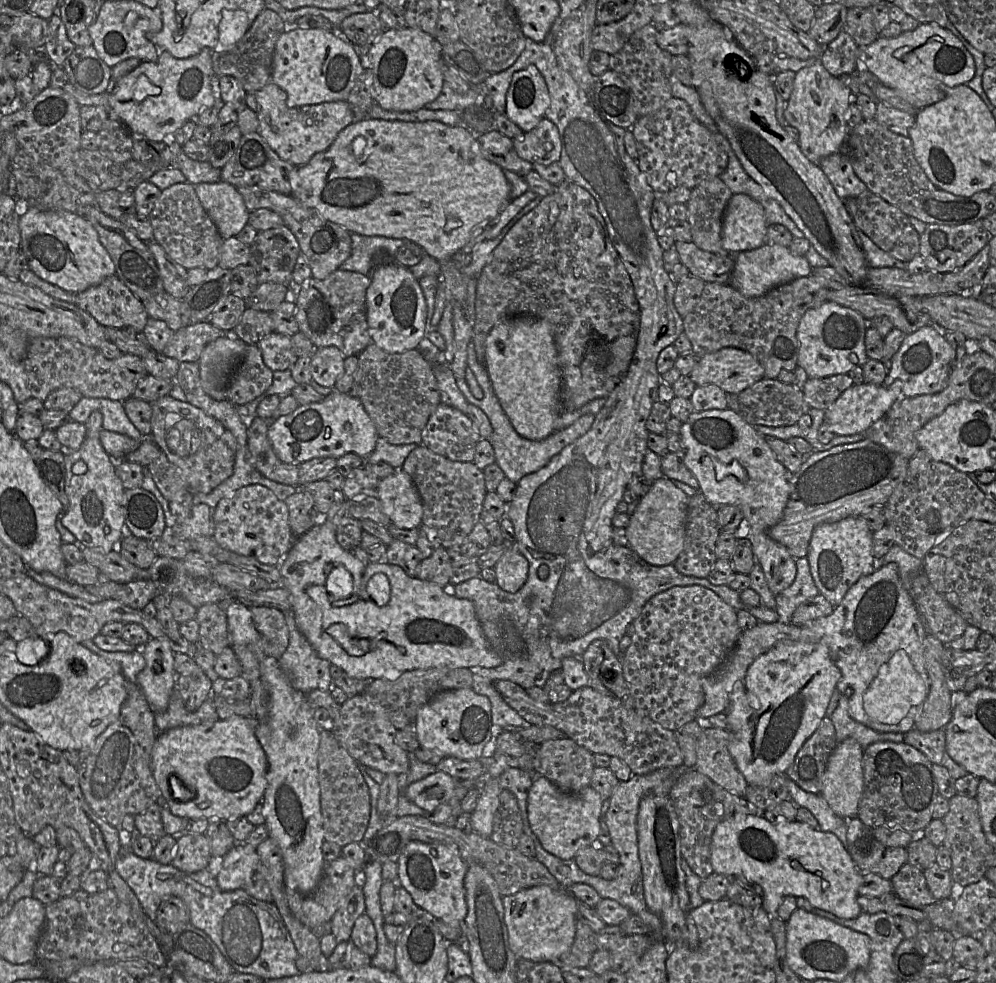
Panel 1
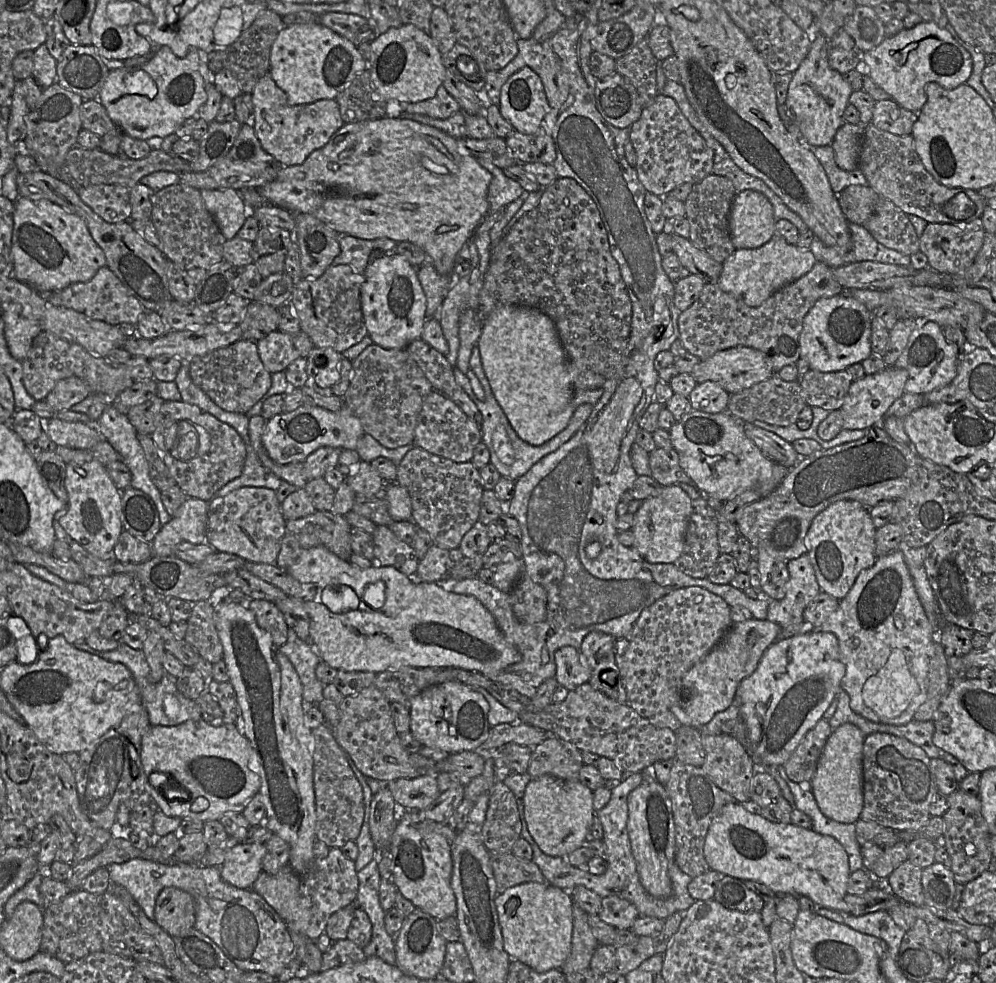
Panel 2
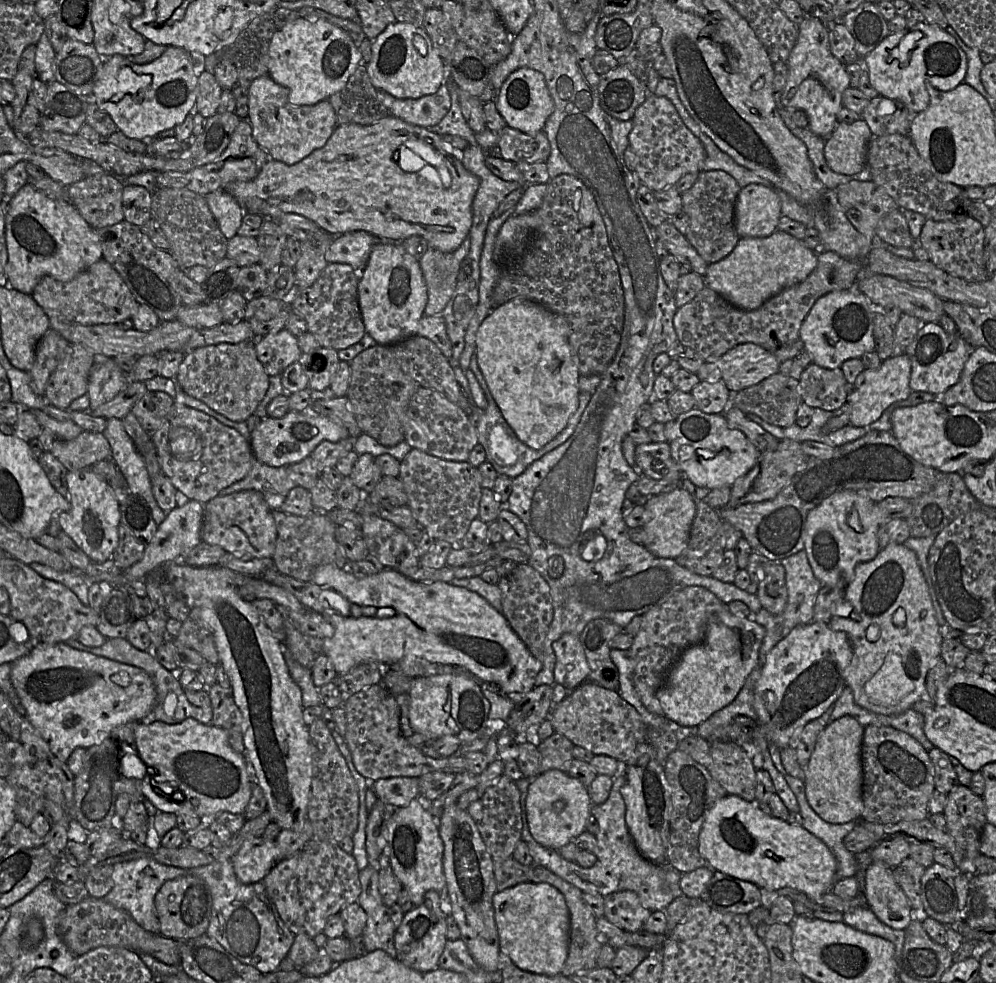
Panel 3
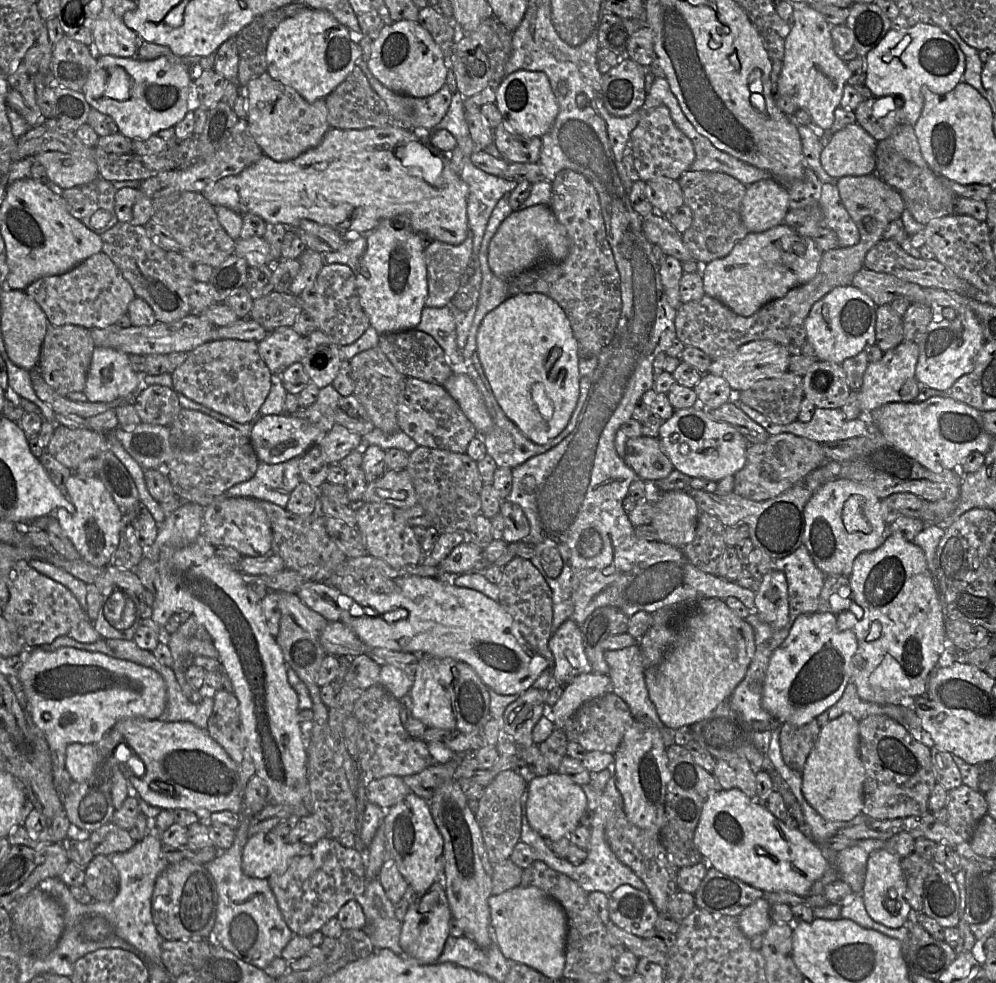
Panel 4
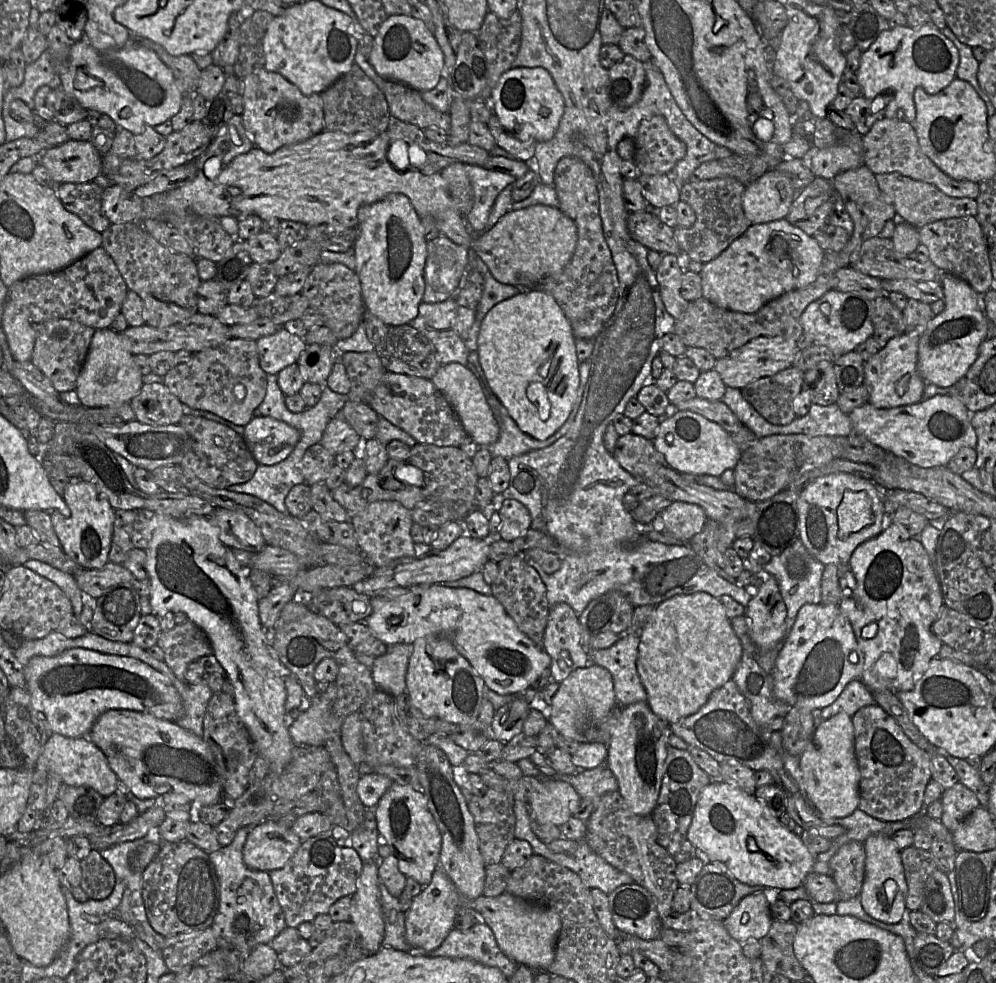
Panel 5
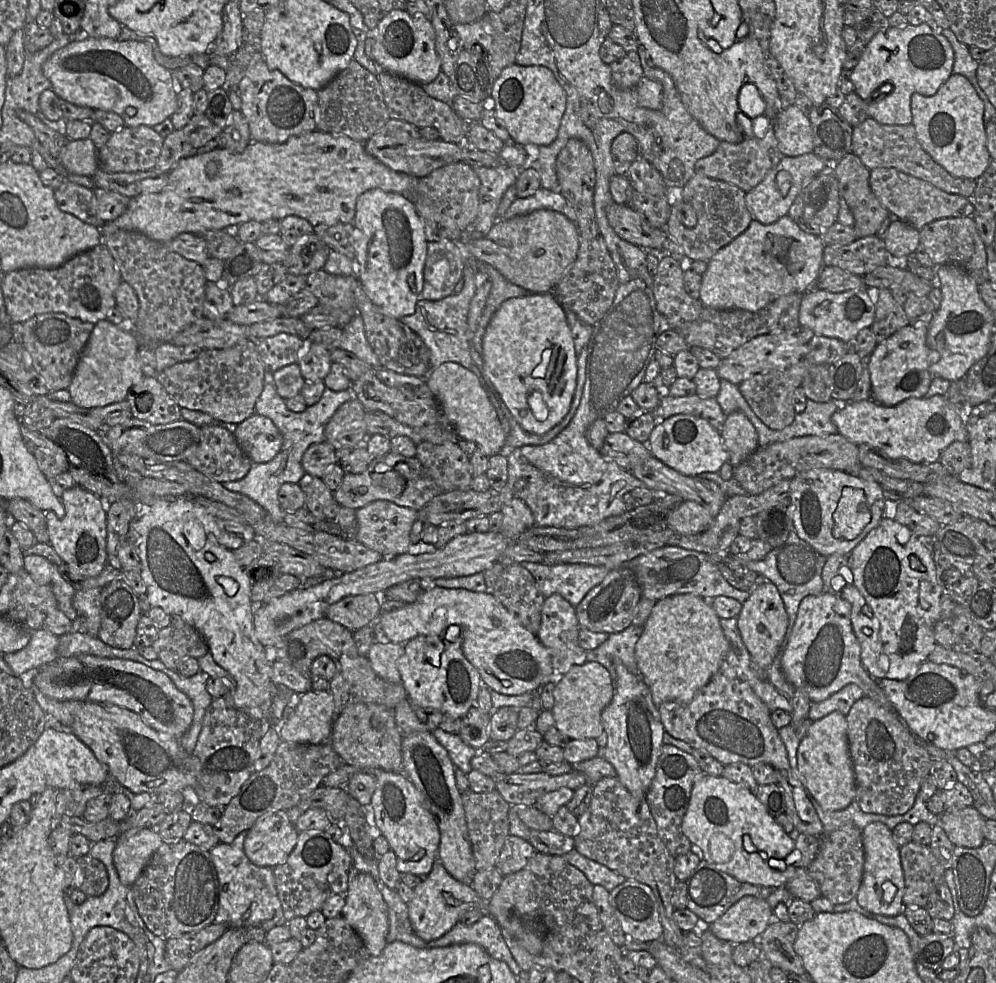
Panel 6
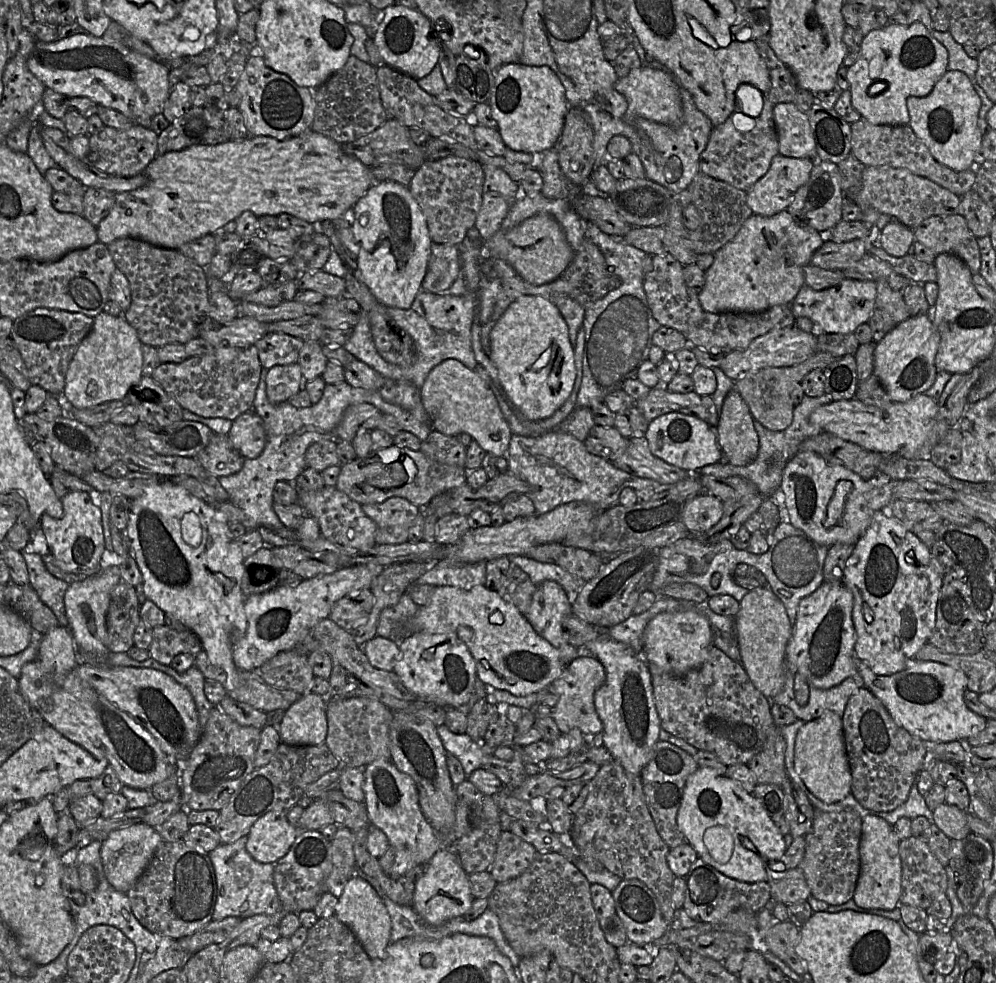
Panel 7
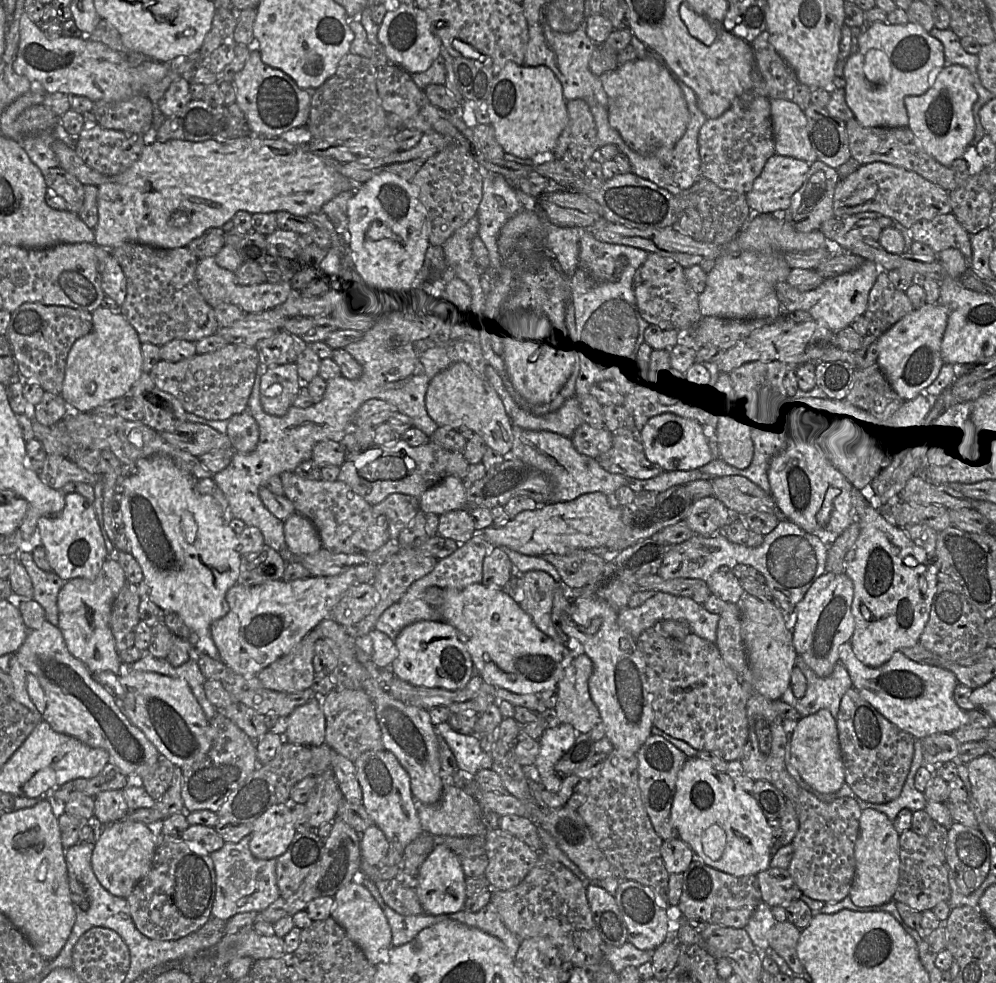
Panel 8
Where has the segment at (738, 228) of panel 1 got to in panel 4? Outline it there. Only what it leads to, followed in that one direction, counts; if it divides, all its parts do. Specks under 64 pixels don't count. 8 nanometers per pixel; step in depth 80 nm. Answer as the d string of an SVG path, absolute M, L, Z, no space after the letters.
M763 179L746 187L742 199L742 220L750 233L783 224L789 210L789 195L774 179Z

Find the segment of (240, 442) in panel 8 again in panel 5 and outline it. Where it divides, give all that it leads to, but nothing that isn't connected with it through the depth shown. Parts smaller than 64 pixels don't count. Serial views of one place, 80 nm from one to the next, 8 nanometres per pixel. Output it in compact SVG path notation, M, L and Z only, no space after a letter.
M255 416L245 426L243 439L261 465L275 465L285 460L299 441L299 431L269 416Z

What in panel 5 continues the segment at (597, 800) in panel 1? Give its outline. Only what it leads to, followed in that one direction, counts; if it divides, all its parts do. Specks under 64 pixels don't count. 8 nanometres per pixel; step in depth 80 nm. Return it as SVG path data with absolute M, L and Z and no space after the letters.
M542 778L529 796L530 819L560 827L573 816L581 800L571 784Z

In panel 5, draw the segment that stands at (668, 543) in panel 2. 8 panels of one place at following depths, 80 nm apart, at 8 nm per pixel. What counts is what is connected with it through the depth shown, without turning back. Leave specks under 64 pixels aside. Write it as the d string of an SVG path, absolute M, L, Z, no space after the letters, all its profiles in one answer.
M672 501L657 517L657 523L685 543L702 531L707 520L702 507L683 501Z

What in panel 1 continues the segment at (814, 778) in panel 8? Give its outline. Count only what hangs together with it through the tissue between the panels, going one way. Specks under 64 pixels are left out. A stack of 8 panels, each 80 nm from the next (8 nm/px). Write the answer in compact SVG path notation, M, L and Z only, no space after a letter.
M846 738L828 760L821 795L843 819L858 815L864 787L863 750L855 739Z

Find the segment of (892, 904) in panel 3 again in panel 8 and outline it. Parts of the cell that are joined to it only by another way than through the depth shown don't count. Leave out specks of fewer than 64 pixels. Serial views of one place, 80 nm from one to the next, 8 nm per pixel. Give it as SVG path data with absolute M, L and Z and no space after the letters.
M865 809L859 820L859 836L855 843L856 870L849 892L859 907L876 906L892 900L899 878L899 834L888 817L879 811Z

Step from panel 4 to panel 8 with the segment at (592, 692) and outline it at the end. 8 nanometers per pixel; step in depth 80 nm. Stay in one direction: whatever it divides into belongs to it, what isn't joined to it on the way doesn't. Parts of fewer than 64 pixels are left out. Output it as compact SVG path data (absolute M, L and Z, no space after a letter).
M585 655L575 657L565 669L563 677L557 682L558 701L554 708L559 723L567 723L574 727L577 733L590 733L601 722L598 708L592 701L589 693L588 681L593 672L593 663Z

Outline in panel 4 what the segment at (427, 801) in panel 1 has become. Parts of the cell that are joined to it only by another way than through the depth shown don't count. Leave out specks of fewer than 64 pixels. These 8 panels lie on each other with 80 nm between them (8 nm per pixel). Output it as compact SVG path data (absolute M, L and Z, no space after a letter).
M386 776L367 780L365 786L366 800L382 809L389 809L412 793L402 777Z

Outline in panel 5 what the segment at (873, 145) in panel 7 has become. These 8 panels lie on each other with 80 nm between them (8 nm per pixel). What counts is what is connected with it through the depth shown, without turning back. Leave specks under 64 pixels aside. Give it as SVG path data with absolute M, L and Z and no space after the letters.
M883 118L876 121L869 132L862 136L862 144L864 164L875 175L897 172L912 179L929 183L944 194L956 198L976 199L979 195L980 188L978 183L968 180L958 181L951 178L923 153L918 143L914 124L912 123L898 119Z

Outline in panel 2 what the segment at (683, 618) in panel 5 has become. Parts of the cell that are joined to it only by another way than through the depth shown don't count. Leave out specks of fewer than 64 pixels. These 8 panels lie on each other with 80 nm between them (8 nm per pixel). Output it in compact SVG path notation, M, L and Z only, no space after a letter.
M766 619L733 623L721 641L683 676L685 698L671 708L681 724L700 728L716 713L726 710L733 703L741 681L756 670L764 652L780 638L780 633L780 626Z

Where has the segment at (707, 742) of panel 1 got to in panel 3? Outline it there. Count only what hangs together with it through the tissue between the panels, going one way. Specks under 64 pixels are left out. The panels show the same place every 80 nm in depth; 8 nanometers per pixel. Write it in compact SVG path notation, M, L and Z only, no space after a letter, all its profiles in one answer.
M715 740L710 742L710 755L708 771L726 792L755 800L757 770L743 748L732 741Z

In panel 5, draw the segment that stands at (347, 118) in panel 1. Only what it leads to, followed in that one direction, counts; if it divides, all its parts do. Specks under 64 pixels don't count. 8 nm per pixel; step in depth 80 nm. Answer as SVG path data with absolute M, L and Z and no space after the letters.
M264 67L254 70L243 79L239 94L244 102L241 116L245 130L255 147L266 153L306 141L324 131L321 95L304 95L297 86L278 73L267 71Z

